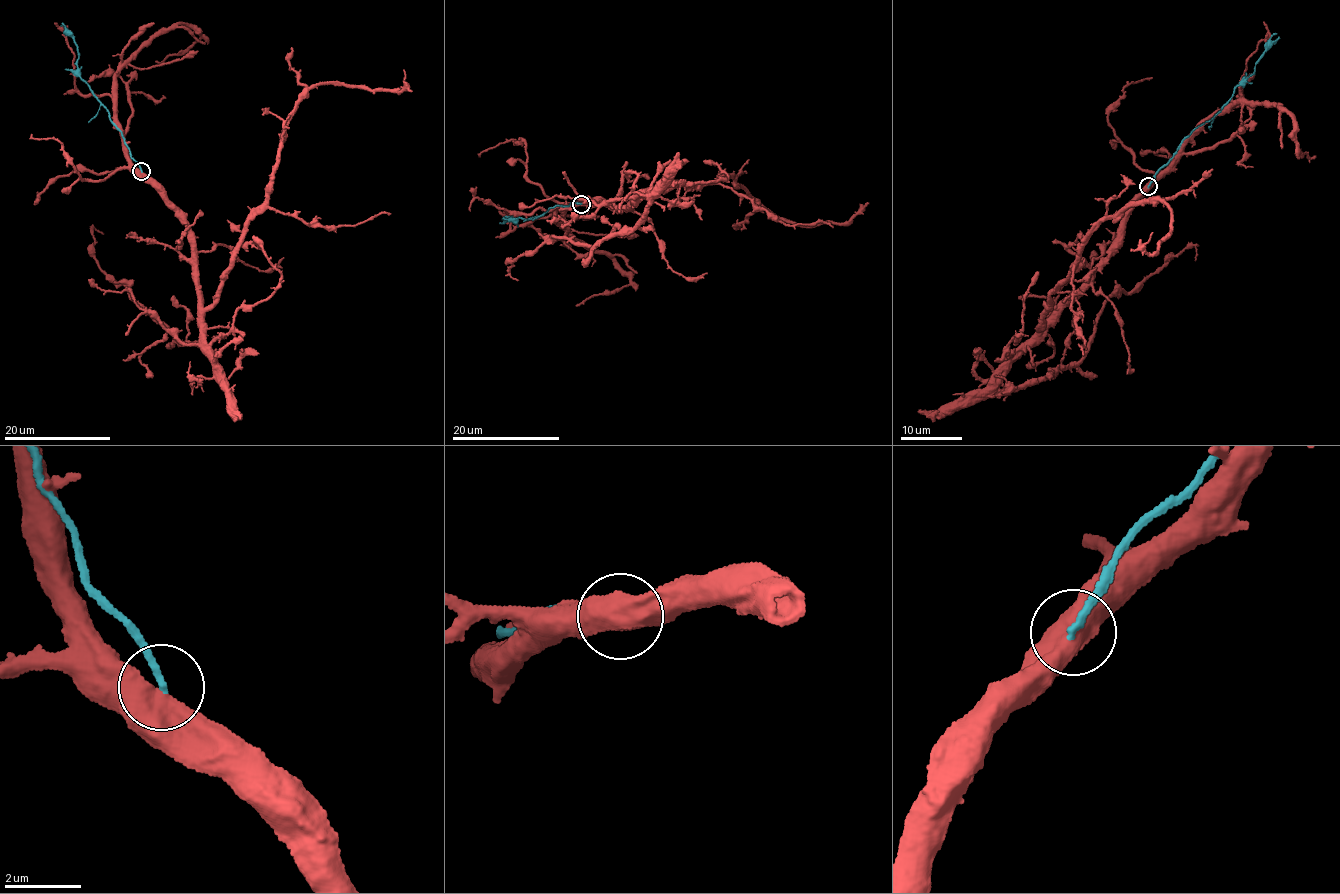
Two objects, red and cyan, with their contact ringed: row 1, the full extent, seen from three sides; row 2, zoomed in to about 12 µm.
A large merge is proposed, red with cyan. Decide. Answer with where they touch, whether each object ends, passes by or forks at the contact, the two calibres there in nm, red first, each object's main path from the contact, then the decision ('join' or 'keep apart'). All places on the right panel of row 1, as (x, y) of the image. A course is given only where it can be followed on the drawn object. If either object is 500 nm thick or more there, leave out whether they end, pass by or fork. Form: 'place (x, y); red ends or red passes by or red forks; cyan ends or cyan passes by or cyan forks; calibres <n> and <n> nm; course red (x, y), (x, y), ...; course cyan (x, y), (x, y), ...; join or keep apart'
place (1148, 186); calibres 750 and 170 nm; course red (1149, 187), (1124, 237), (1039, 327), (1086, 232), (1159, 200), (1171, 220), (1155, 254), (1145, 247), (1153, 233); course cyan (1149, 186), (1182, 141), (1218, 113), (1239, 85), (1255, 71), (1266, 43), (1277, 33); keep apart

